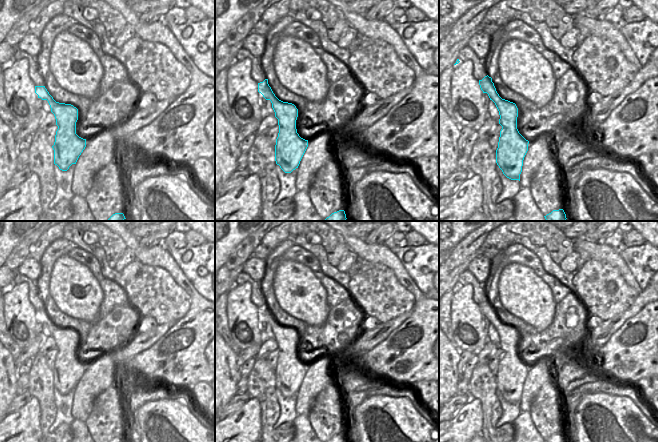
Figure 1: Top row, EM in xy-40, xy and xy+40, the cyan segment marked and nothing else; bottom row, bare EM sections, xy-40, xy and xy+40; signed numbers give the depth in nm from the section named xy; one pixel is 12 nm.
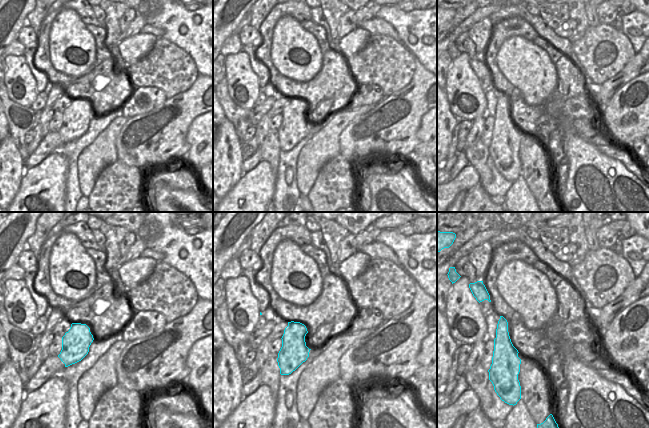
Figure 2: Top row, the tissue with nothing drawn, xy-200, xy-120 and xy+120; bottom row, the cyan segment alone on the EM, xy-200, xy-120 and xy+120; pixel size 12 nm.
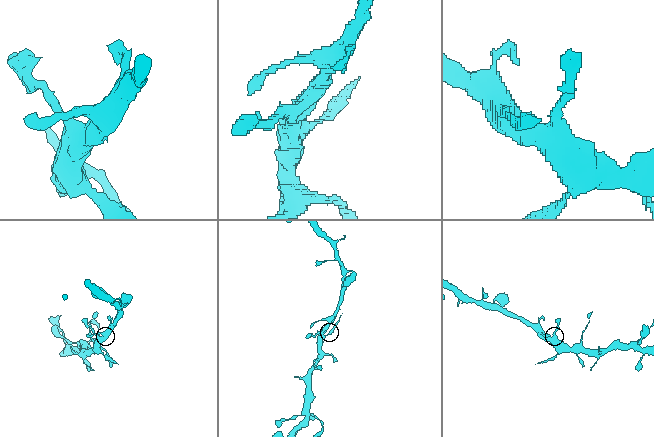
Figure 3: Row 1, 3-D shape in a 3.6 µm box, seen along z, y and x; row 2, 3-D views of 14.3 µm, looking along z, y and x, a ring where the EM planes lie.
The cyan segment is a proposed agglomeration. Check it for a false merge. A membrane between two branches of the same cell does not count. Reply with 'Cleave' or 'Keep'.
Keep.

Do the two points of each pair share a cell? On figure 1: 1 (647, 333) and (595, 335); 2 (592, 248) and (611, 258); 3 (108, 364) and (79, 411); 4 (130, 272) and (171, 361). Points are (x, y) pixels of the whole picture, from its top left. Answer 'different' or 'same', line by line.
1: different
2: same
3: same
4: different

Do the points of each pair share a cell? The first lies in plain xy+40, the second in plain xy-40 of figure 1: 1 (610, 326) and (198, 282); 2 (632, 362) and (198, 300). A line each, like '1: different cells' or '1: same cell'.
1: different cells
2: same cell

